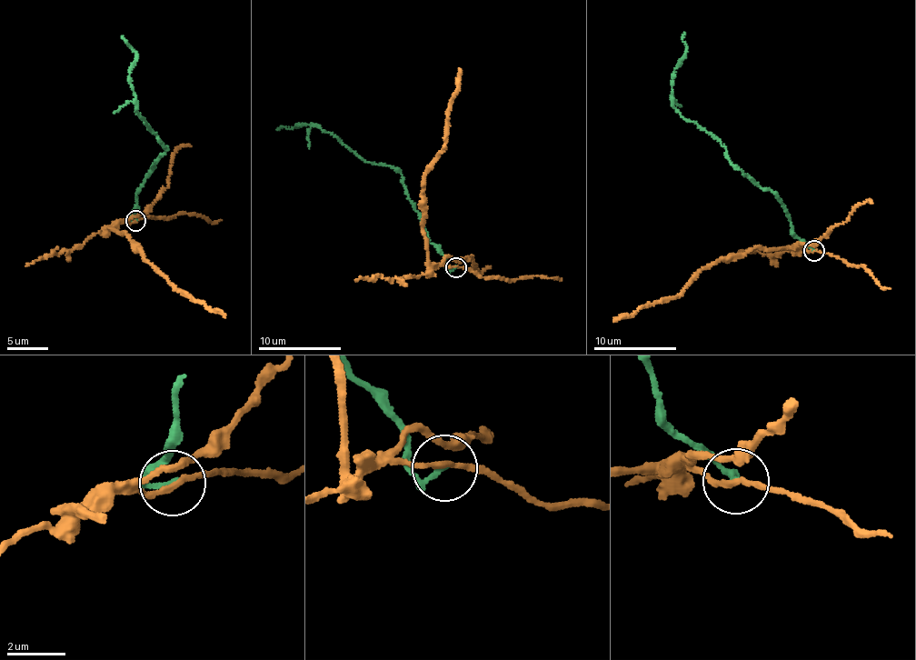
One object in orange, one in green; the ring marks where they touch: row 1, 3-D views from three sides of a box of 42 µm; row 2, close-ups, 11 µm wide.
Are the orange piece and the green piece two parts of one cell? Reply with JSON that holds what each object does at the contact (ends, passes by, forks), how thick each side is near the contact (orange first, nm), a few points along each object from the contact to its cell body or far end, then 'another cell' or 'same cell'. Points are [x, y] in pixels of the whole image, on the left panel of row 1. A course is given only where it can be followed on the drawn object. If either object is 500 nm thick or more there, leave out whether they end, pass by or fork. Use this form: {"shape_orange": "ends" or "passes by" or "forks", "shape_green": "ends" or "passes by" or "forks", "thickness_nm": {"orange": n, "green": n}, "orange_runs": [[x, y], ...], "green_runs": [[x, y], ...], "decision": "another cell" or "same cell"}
{"shape_orange": "passes by", "shape_green": "ends", "thickness_nm": {"orange": 170, "green": 150}, "orange_runs": [[136, 220], [114, 224], [113, 227], [129, 235], [129, 240], [139, 244], [143, 254], [178, 288], [224, 317]], "green_runs": [[135, 219], [128, 219], [136, 206], [136, 189], [166, 151], [136, 111], [129, 73], [135, 52], [121, 36]], "decision": "another cell"}

